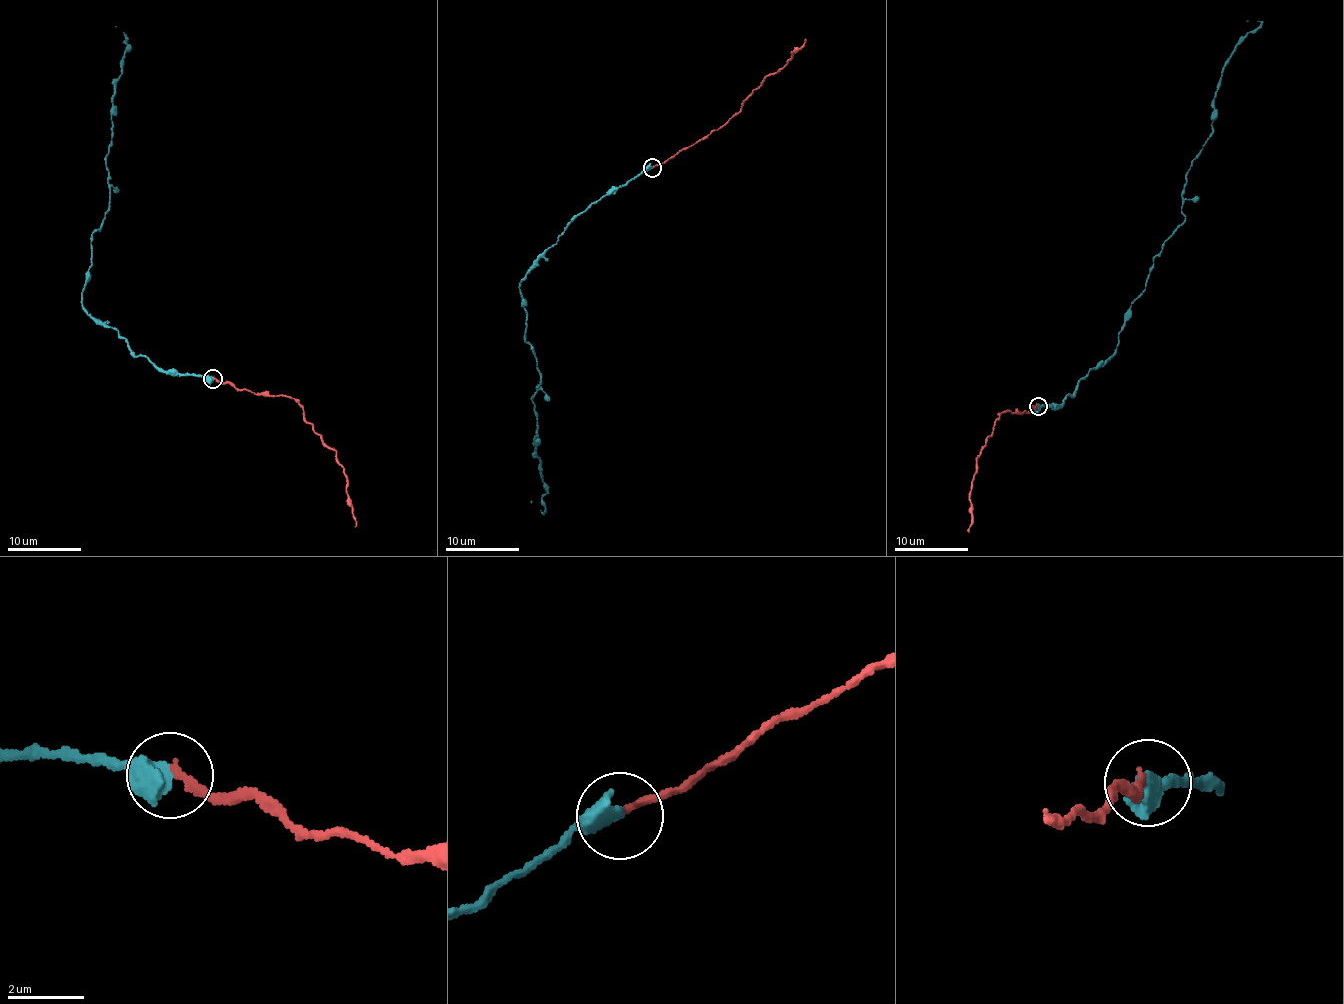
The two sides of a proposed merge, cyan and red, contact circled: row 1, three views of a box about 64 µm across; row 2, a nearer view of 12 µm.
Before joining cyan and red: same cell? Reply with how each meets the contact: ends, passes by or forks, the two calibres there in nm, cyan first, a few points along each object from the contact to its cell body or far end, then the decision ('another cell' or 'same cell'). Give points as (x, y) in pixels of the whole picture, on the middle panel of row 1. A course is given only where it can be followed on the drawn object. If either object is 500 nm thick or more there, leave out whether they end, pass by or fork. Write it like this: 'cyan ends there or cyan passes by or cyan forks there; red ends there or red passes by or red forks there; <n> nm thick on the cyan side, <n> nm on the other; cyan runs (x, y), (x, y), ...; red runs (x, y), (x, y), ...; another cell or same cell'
550 nm thick on the cyan side, 180 nm on the other; cyan runs (652, 167), (576, 215), (522, 279), (523, 336), (540, 381), (533, 398), (534, 440), (543, 513), (530, 500); red runs (652, 167), (666, 163), (680, 150), (723, 127), (762, 81), (778, 73), (805, 39); same cell

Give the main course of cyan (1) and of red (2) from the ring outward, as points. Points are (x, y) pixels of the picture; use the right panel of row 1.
1: (1037, 406), (1055, 409), (1115, 352), (1184, 220), (1186, 172), (1212, 131), (1224, 62), (1262, 22), (1246, 20)
2: (1037, 406), (1020, 413), (1008, 409), (997, 419), (992, 435), (981, 448), (973, 476), (968, 532)

